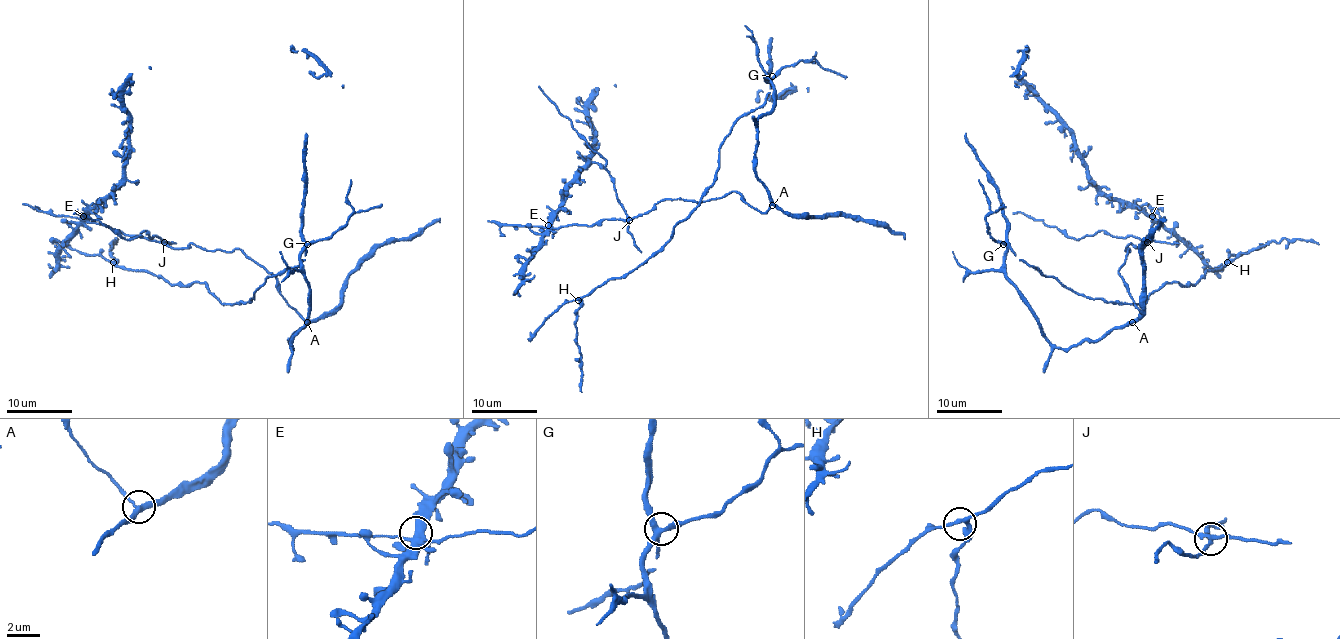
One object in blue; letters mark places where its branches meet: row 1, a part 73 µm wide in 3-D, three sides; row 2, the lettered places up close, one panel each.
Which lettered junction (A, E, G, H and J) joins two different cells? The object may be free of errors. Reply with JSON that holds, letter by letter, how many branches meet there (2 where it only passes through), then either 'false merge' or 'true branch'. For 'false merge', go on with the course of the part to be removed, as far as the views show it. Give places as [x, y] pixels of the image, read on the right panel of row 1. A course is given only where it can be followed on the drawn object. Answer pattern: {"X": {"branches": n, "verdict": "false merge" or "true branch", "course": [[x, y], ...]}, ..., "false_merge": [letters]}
{"A": {"branches": 3, "verdict": "true branch"}, "E": {"branches": 4, "verdict": "true branch"}, "G": {"branches": 4, "verdict": "true branch"}, "H": {"branches": 3, "verdict": "true branch"}, "J": {"branches": 4, "verdict": "false merge", "course": [[1147, 242], [1132, 235], [1114, 237], [1103, 231], [1074, 239], [1043, 221], [1021, 213], [1013, 214]]}, "false_merge": ["J"]}

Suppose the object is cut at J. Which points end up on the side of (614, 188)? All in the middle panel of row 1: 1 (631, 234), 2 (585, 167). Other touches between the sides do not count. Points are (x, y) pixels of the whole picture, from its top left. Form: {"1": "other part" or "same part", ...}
{"1": "same part", "2": "other part"}

